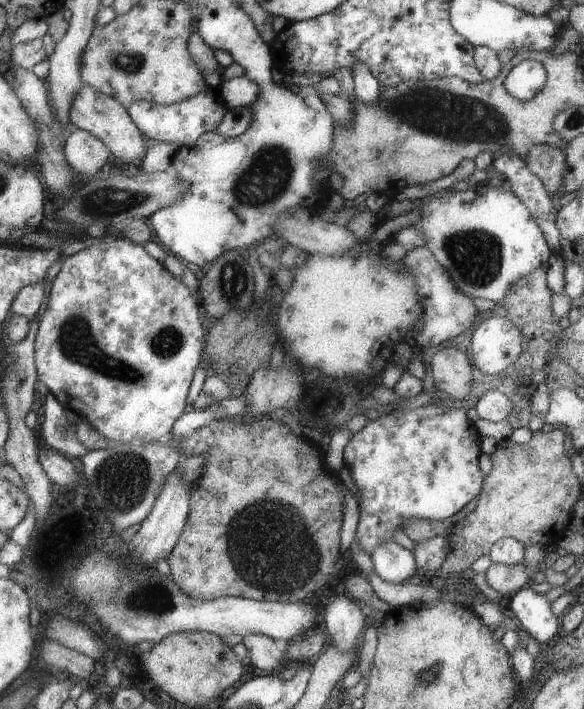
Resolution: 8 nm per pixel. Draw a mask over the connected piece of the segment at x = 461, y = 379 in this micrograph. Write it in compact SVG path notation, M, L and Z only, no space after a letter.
M453 348L439 349L430 360L431 376L438 390L458 401L470 391L469 355Z

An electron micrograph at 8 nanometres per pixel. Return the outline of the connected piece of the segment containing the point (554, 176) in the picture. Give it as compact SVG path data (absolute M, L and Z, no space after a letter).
M543 143L531 147L524 156L524 163L529 172L541 181L553 203L561 197L560 195L553 199L552 194L559 186L564 158L563 150Z

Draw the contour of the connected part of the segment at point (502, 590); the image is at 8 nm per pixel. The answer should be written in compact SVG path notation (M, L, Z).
M523 560L509 566L491 562L484 571L485 582L506 600L530 583L531 579L525 573L523 565Z

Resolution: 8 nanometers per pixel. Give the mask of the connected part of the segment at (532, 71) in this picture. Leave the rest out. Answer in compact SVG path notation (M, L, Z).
M525 59L515 65L506 76L506 91L520 101L528 101L541 90L547 79L547 68L537 61Z

